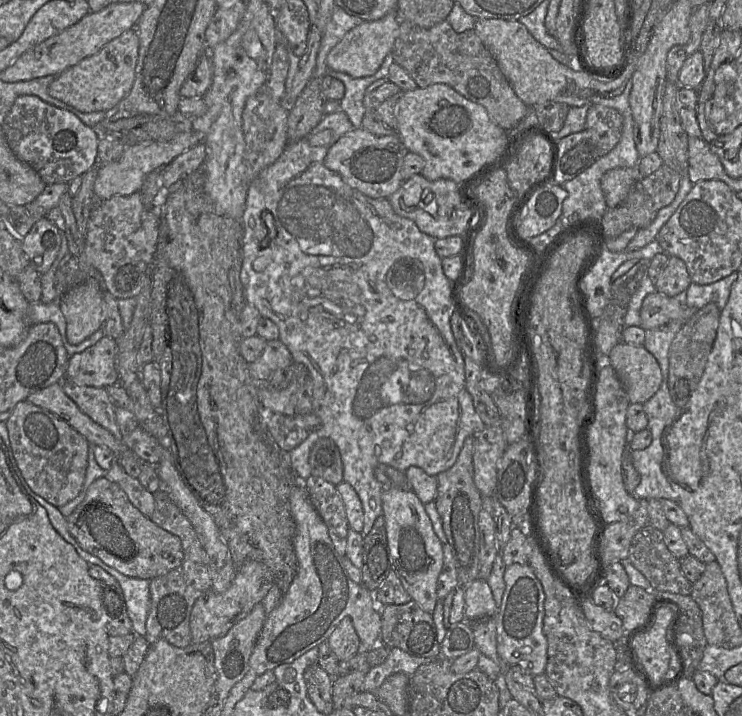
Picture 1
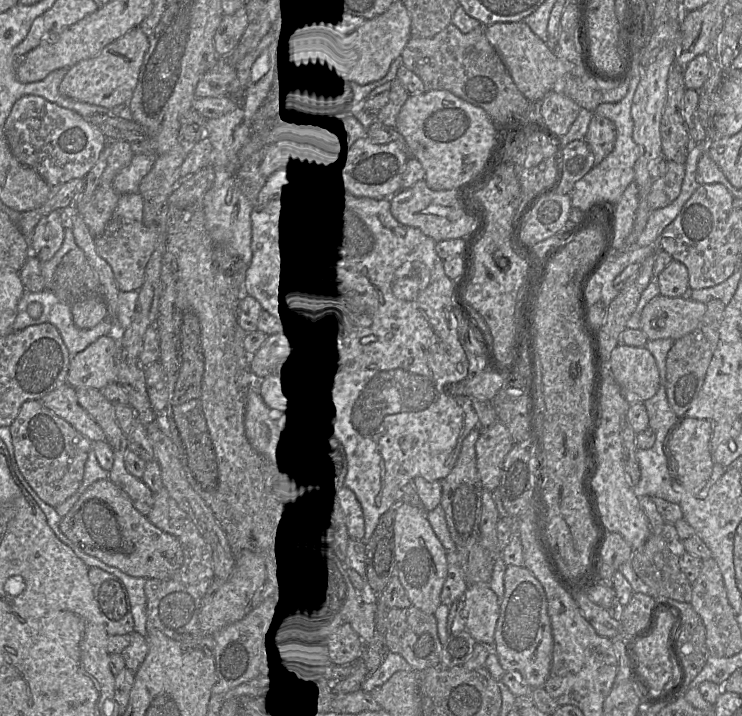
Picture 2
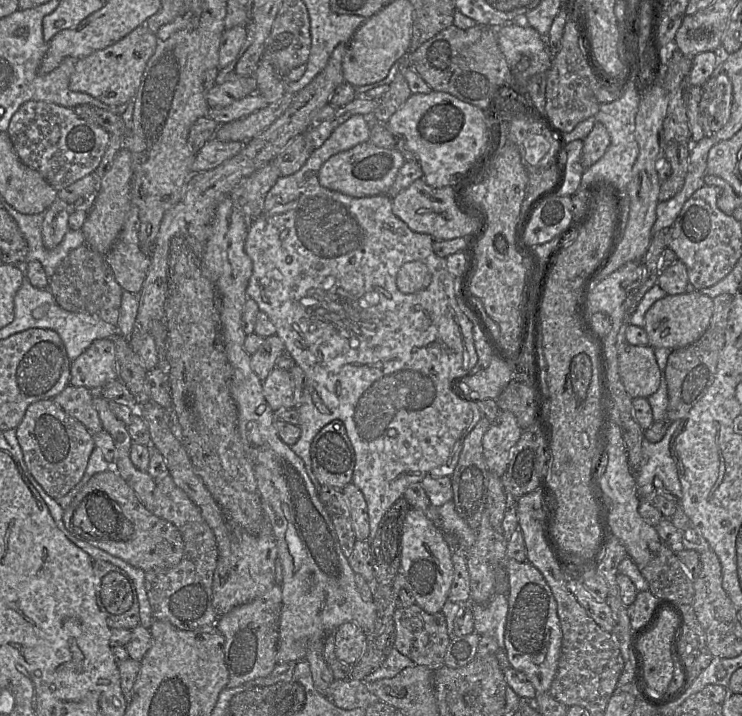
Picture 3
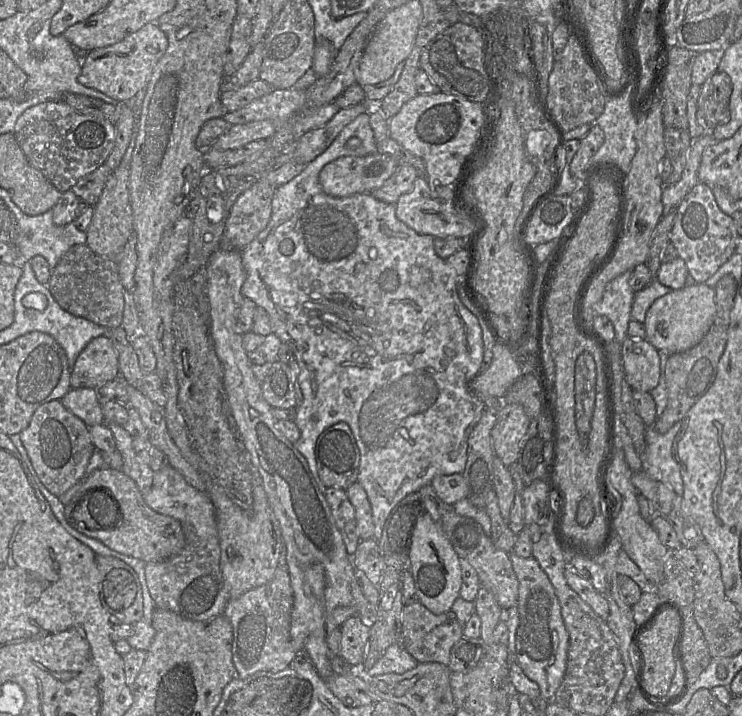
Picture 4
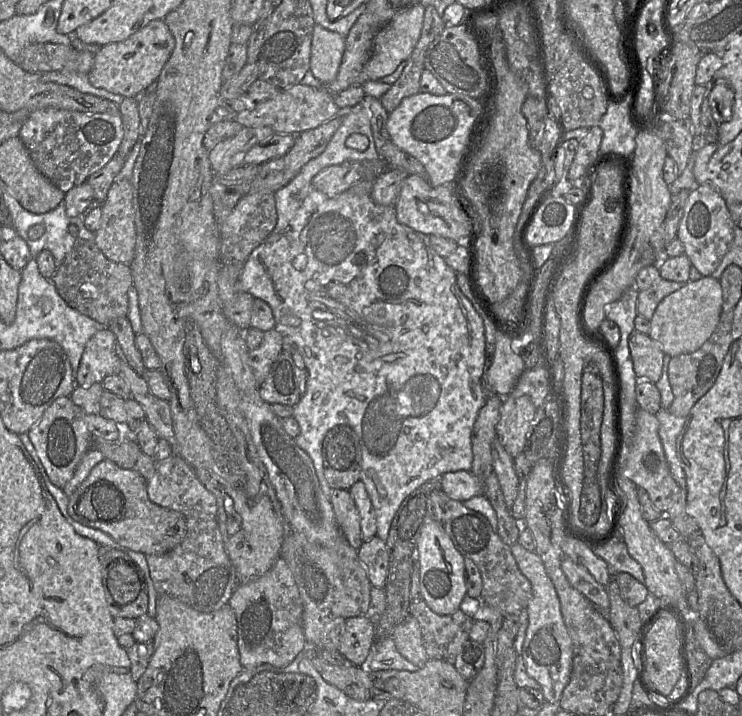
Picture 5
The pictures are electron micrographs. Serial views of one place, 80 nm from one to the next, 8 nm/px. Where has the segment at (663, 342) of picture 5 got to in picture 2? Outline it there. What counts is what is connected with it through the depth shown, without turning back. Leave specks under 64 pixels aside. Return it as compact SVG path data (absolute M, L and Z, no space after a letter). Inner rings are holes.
M662 294L652 298L641 315L641 329L648 340L677 340L694 331L706 312L703 302Z

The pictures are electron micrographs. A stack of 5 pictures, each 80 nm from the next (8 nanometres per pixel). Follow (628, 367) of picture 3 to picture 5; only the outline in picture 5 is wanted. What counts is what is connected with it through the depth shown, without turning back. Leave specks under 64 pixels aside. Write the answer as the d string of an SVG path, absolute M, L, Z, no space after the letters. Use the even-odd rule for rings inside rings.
M634 330L629 338L633 368L638 379L656 383L661 376L664 351L649 334Z

